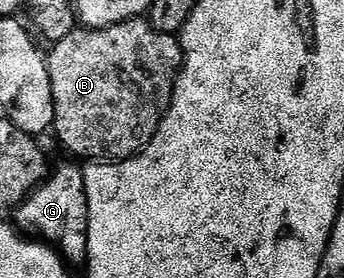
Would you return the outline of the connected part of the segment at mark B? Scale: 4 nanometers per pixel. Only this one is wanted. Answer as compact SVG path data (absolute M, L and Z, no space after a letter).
M148 18L128 19L119 25L111 25L103 29L94 27L78 26L77 31L71 29L65 31L63 41L52 44L47 51L47 62L49 64L49 76L51 77L51 93L53 94L53 108L55 117L51 128L52 134L57 134L57 139L70 151L73 156L81 161L92 161L94 163L121 163L124 159L130 159L132 155L138 155L148 143L153 140L167 109L173 100L173 90L177 84L177 76L185 61L185 55L181 51L181 41L178 36L159 33L150 25Z

